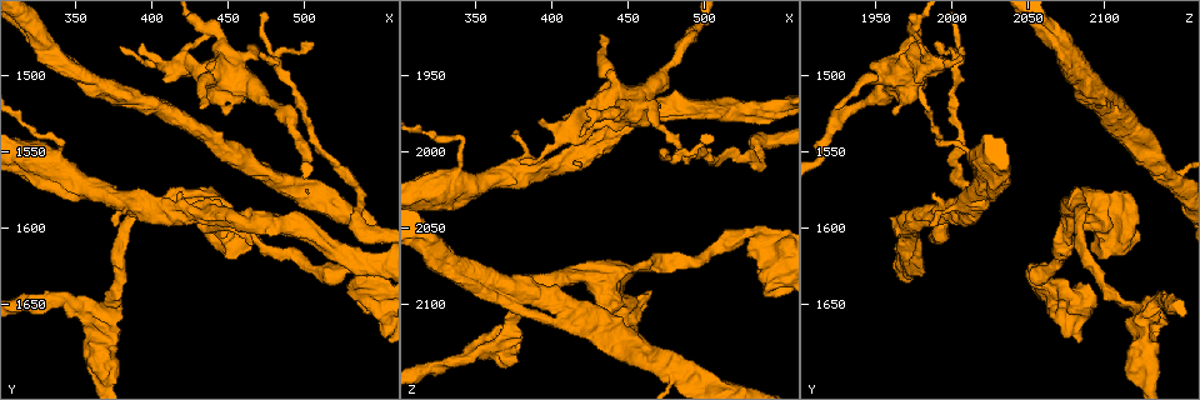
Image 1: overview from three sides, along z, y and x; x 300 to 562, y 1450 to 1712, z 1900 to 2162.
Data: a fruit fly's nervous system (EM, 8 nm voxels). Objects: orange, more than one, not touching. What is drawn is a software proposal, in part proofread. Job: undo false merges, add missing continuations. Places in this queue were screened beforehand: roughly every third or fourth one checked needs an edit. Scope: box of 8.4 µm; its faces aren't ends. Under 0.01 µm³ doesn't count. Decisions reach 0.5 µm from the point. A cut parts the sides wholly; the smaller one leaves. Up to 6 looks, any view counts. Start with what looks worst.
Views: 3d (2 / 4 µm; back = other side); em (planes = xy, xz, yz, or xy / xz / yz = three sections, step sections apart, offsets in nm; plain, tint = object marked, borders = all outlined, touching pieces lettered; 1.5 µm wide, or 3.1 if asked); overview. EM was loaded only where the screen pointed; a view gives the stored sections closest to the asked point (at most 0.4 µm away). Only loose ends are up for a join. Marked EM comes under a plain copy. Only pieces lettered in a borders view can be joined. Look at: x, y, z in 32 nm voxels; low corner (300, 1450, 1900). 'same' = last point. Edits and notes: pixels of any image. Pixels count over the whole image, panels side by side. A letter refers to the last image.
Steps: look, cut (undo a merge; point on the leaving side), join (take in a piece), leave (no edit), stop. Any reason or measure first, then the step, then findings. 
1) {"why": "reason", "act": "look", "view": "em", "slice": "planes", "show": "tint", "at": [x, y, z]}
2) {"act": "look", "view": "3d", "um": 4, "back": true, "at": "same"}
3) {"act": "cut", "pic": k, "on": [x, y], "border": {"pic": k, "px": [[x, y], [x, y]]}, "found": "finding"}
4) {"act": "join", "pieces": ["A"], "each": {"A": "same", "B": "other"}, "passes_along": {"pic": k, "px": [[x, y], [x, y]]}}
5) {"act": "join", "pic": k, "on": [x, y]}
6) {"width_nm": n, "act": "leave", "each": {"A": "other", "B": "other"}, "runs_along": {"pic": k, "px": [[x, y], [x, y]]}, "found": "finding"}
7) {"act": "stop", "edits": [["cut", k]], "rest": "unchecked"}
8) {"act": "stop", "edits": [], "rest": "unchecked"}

{"why": "branch point", "act": "look", "view": "em", "slice": "xz", "step": 8, "show": "tint", "at": [484, 1490, 1996]}

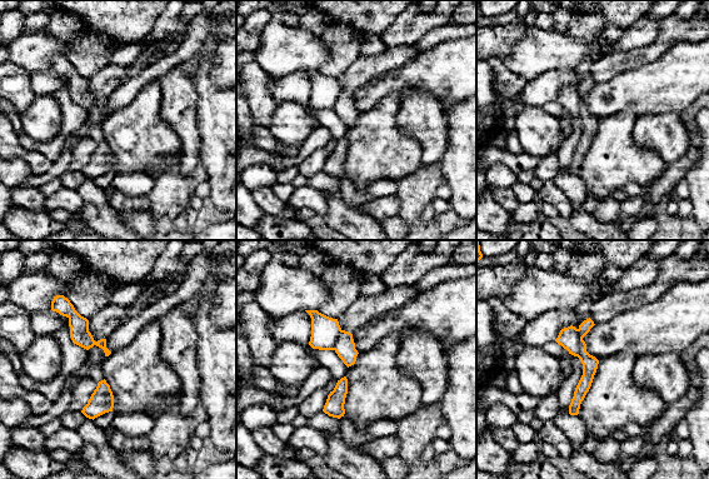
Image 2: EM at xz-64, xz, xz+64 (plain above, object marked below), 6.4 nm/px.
{"act": "look", "view": "em", "slice": "yz", "step": 8, "show": "borders", "at": "same"}

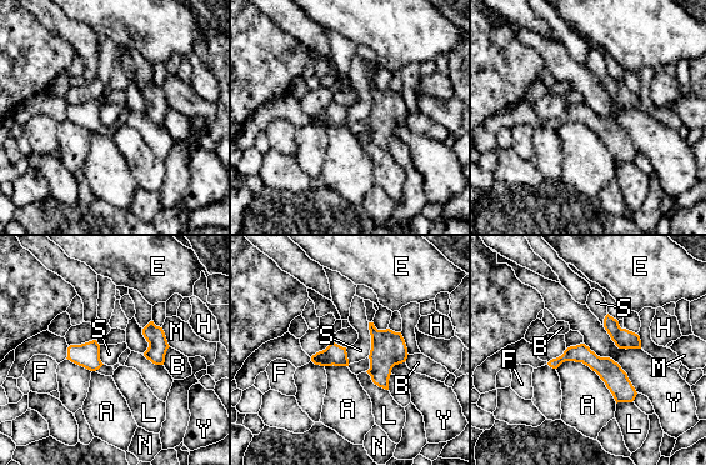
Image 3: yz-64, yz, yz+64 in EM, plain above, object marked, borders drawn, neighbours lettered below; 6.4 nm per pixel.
{"act": "cut", "pic": 3, "on": [335, 354], "each": {"A": "other", "B": "other", "E": "other", "F": "other", "H": "other", "L": "other", "M": "other", "N": "other", "S": "other", "Y": "other"}, "part_leaving": {"pic": 3, "px": [[552, 363], [587, 356], [629, 399]]}, "found": "a second neuron is stuck on"}

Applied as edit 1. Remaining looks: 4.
{"why": "redraw", "act": "look", "view": "overview"}

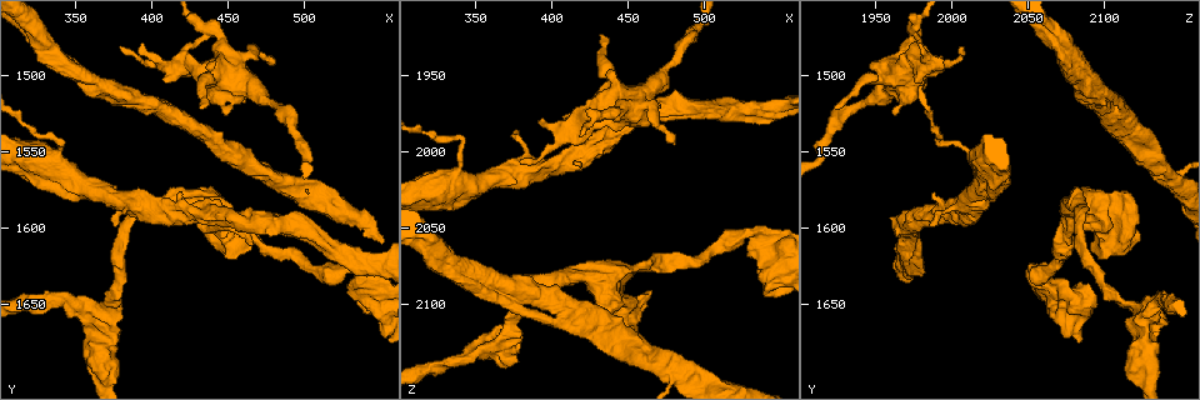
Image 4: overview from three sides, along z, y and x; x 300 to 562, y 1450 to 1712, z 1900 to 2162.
{"why": "free end", "act": "look", "view": "em", "slice": "xy", "step": 8, "show": "borders", "at": [376, 1598, 1986]}

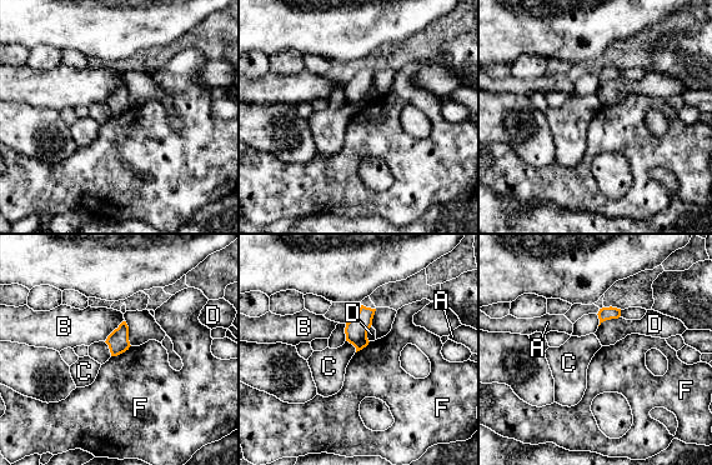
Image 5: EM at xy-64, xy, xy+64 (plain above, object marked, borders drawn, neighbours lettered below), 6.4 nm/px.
{"why": "cut it another way", "act": "look", "view": "em", "slice": "planes", "show": "borders", "at": "same"}

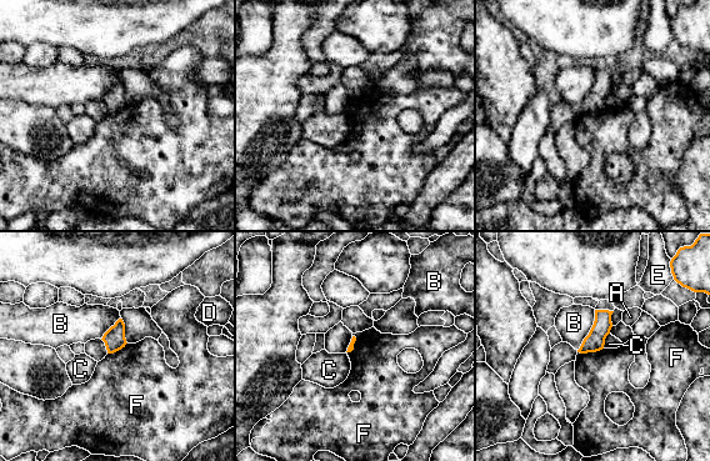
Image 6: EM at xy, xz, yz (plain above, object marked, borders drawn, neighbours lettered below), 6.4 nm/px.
{"act": "leave", "each": {"A": "other", "B": "other", "C": "other", "D": "other", "E": "other", "F": "other"}, "border": {"pic": 6, "px": [[603, 347], [595, 351], [578, 352]]}, "found": "none of them fits"}

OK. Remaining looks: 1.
{"act": "stop", "edits": [["cut", 3]], "rest": "unchecked"}

